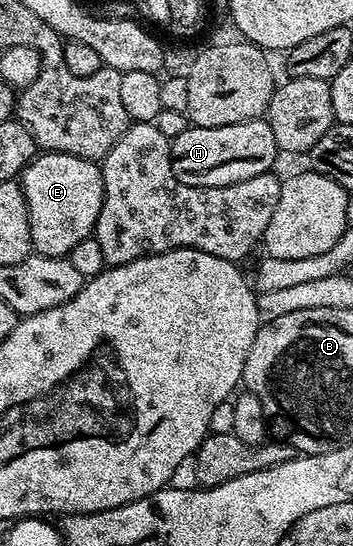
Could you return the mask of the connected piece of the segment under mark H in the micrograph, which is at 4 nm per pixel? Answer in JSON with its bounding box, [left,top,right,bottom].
[170,118,280,187]

